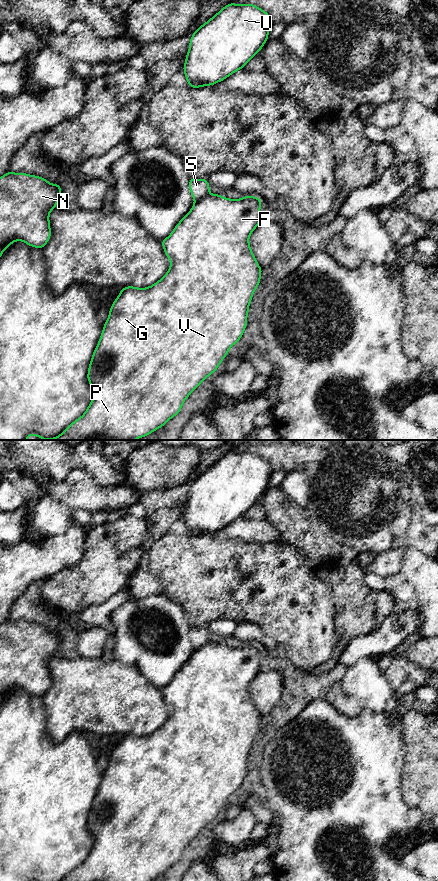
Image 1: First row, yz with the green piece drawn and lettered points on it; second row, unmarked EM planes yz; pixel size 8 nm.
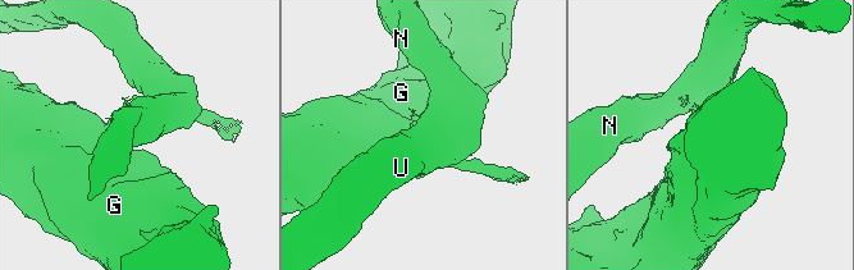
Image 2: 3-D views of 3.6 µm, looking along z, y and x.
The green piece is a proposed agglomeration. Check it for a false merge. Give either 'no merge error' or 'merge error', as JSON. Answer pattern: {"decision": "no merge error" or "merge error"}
{"decision": "merge error"}

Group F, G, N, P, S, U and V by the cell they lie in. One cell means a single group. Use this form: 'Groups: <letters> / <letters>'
Groups: F G N P U V / S

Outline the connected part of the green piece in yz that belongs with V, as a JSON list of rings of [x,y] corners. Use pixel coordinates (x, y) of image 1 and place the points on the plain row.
[[[208,642],[195,650],[171,682],[166,687],[161,688],[165,703],[170,708],[170,717],[159,729],[147,736],[127,734],[121,737],[110,756],[108,767],[103,774],[101,785],[89,811],[87,827],[94,840],[93,847],[85,861],[72,870],[62,881],[152,881],[176,864],[188,844],[217,818],[230,796],[240,788],[245,779],[253,740],[257,738],[261,728],[262,716],[257,711],[249,692],[251,681],[261,671],[261,653],[262,649],[255,644],[244,644],[234,648],[219,642]]]

